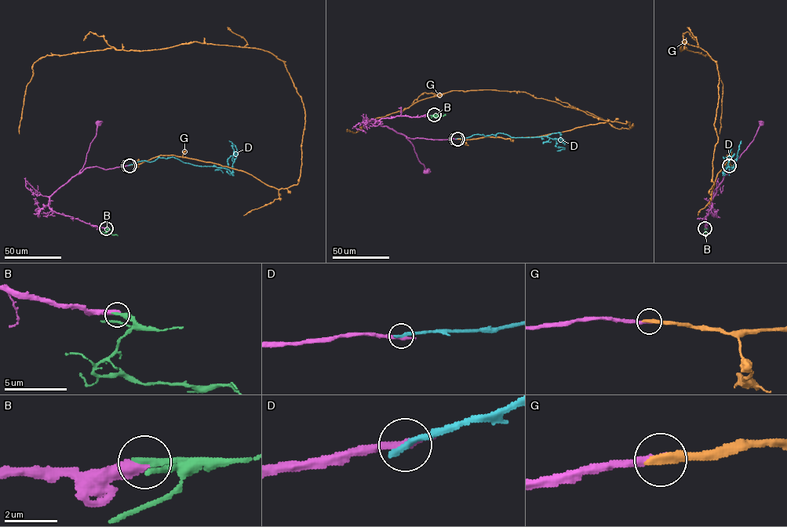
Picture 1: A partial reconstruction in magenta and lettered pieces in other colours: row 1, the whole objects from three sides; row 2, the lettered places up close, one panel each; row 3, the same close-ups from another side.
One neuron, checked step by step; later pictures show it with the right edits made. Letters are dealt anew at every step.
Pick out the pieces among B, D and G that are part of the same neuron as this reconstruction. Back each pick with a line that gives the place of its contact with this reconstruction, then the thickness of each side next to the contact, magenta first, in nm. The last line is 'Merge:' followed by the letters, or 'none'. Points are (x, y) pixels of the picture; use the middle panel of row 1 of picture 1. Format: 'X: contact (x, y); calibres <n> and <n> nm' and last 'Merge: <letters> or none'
B: contact (434, 114); calibres 440 and 340 nm
G: contact (457, 139); calibres 240 and 360 nm
Merge: B, G

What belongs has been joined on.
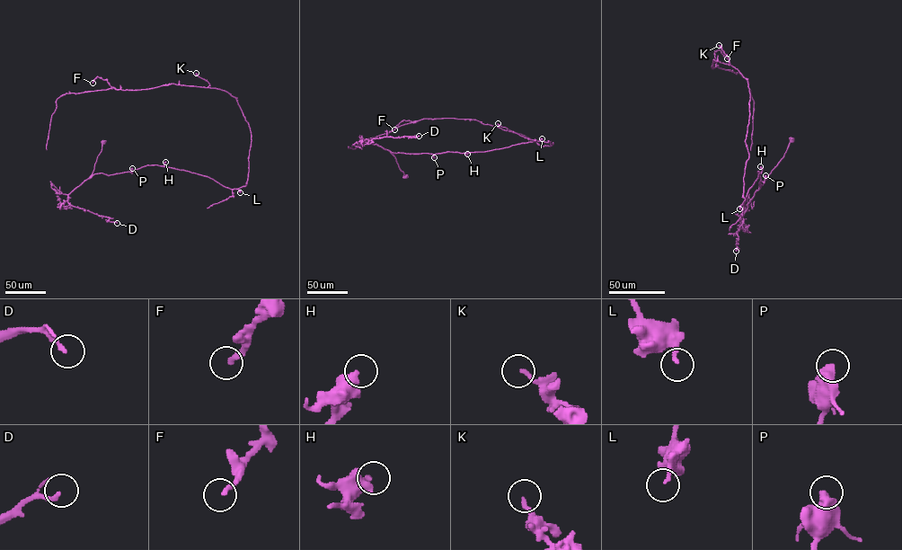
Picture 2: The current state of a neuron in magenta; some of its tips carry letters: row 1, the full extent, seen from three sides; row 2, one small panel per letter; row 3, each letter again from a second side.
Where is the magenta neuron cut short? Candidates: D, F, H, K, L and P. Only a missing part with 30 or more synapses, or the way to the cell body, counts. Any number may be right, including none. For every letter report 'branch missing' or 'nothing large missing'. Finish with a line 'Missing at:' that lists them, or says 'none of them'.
D: nothing large missing
F: nothing large missing
H: nothing large missing
K: nothing large missing
L: nothing large missing
P: nothing large missing
Missing at: none of them

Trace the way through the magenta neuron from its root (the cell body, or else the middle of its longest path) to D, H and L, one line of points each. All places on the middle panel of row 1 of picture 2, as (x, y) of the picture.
D: (404, 176), (391, 152), (369, 140), (385, 137), (419, 136)
H: (404, 176), (391, 152), (467, 154)
L: (404, 176), (391, 152), (485, 152), (542, 138)

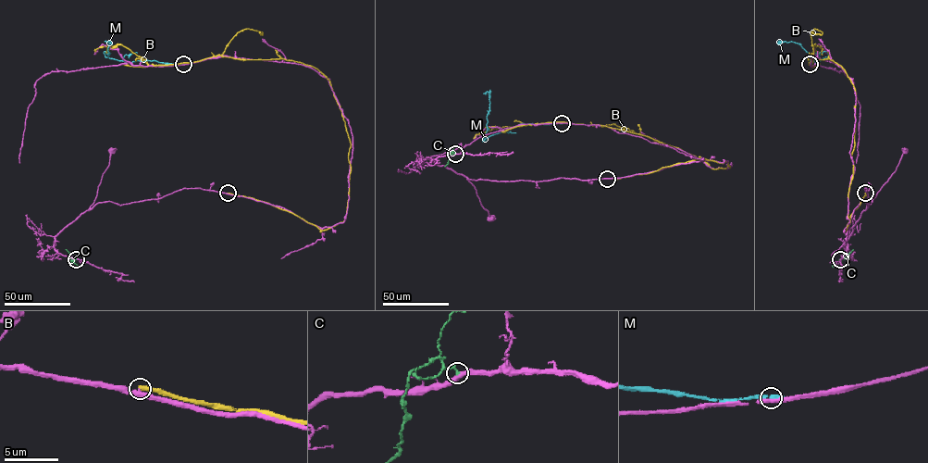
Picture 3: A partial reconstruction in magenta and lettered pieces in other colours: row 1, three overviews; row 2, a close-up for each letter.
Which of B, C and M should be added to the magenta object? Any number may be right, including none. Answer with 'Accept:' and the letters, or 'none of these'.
Accept: C

